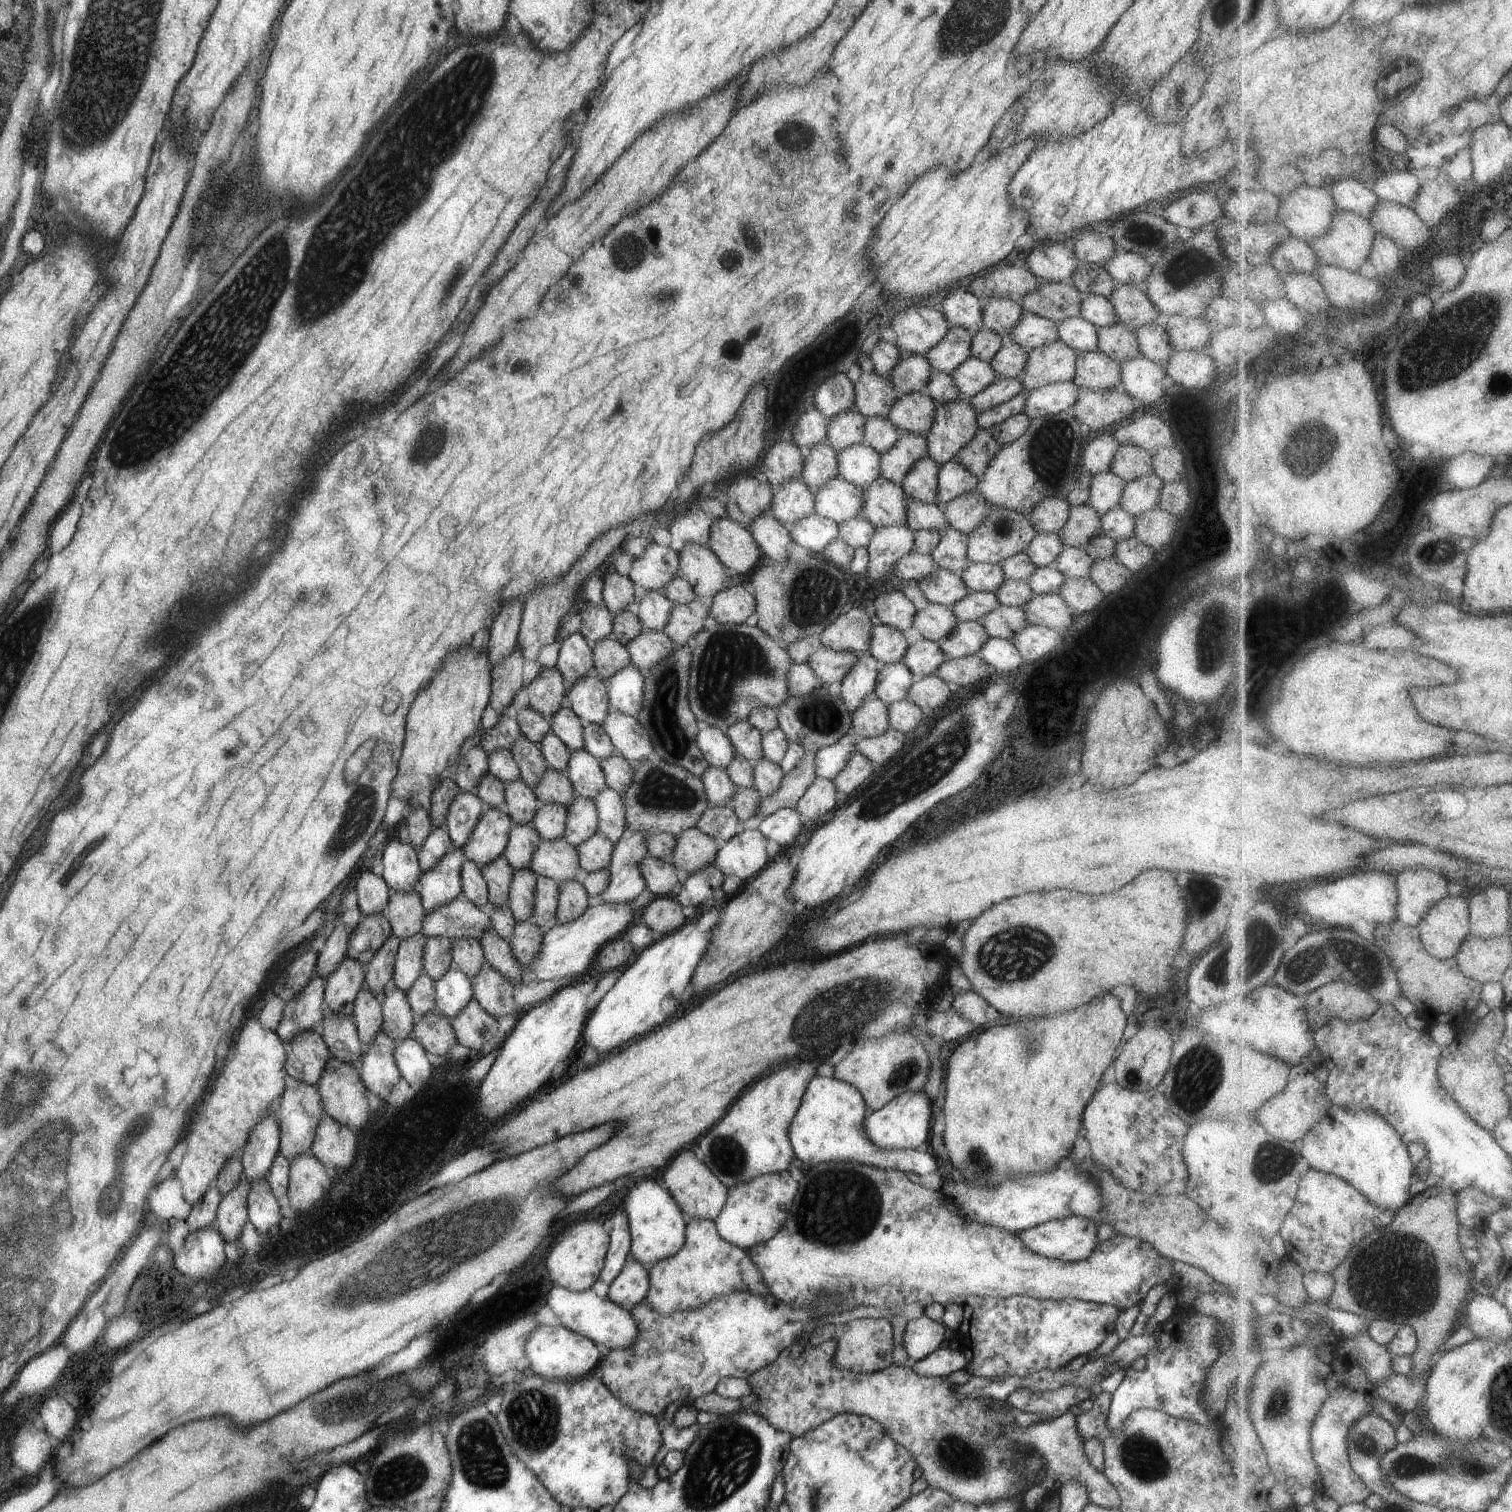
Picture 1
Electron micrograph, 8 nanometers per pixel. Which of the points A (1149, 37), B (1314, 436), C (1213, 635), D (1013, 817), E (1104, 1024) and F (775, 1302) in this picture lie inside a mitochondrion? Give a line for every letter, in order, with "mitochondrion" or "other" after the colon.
A: other
B: mitochondrion
C: mitochondrion
D: other
E: other
F: other

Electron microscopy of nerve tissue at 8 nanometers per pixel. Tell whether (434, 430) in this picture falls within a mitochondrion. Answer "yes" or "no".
yes

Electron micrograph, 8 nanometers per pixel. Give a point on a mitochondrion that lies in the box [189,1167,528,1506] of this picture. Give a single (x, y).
(494, 1474)

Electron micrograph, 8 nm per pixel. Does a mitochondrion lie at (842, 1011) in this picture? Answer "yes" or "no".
yes

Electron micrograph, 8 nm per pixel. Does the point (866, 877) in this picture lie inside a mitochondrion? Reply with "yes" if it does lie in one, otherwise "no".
no

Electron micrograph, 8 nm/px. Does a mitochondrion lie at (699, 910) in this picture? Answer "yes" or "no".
no

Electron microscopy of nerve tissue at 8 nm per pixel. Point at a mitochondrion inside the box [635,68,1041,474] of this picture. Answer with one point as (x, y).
(789, 133)

